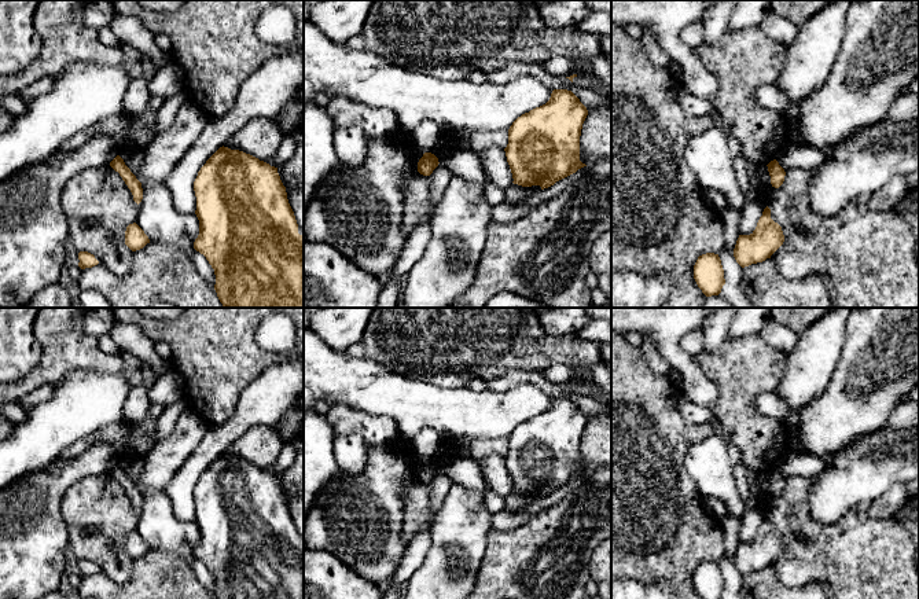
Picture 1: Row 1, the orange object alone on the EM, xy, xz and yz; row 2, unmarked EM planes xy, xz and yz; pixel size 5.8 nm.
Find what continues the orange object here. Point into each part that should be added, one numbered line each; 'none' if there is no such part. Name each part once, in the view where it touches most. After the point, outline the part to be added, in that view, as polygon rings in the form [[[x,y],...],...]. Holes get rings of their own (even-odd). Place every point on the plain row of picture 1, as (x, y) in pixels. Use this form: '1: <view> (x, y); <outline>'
none

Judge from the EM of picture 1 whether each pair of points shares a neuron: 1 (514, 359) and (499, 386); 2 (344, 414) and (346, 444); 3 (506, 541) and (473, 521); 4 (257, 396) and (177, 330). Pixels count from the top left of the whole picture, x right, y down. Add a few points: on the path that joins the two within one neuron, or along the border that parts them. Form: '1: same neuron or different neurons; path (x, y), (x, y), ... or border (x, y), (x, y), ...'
1: different neurons; border (540, 371), (507, 370), (486, 382)
2: different neurons; border (335, 436), (359, 434), (368, 444)
3: different neurons; border (491, 528), (486, 535), (485, 554), (481, 562)
4: different neurons; border (271, 366), (242, 392), (236, 410), (231, 415)

